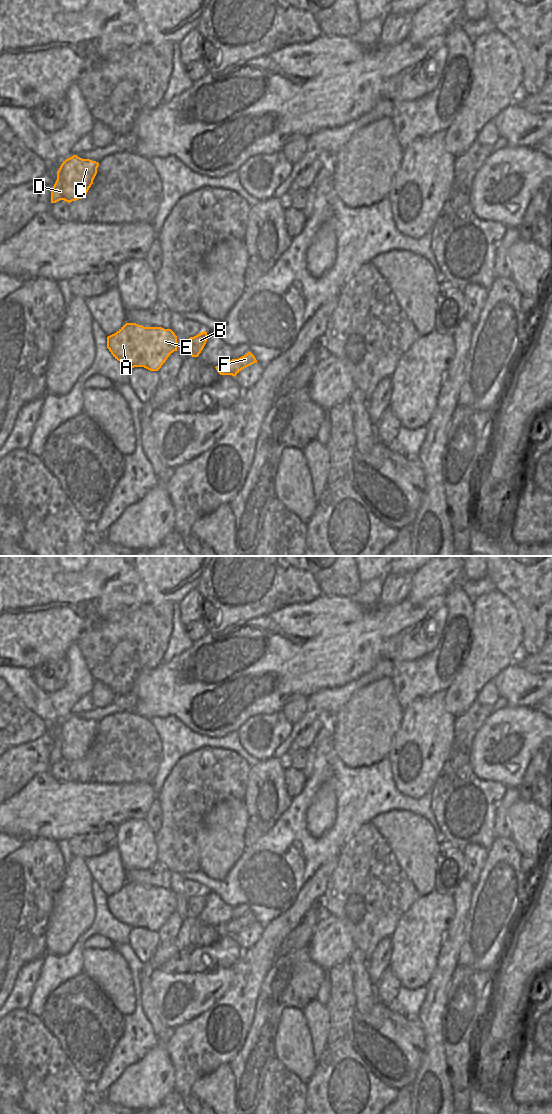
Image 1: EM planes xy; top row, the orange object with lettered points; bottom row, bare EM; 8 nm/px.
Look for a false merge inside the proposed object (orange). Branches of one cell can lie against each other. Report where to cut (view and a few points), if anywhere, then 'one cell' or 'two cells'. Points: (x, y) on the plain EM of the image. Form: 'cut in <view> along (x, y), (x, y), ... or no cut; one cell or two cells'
cut in xy along (188, 899), (188, 904), (194, 910), (191, 915); two cells

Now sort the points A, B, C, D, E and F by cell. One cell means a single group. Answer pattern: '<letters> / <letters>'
A C D E / B F

